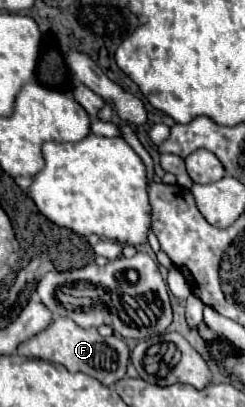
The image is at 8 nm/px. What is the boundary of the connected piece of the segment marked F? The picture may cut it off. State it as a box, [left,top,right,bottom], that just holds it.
[17,317,129,387]

